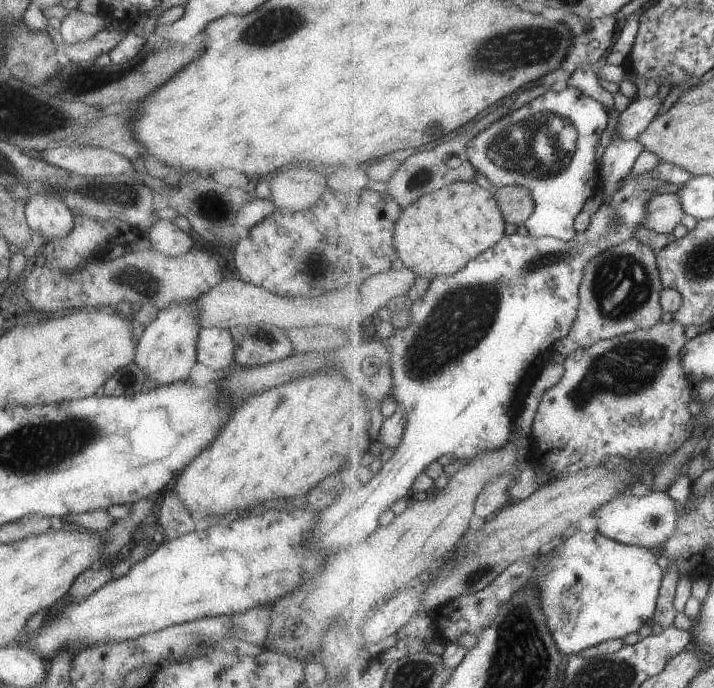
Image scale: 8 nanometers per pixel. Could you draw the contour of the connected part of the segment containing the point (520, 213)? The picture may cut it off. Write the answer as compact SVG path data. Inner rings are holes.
M508 185L494 191L507 224L521 226L535 212L535 202L527 188Z

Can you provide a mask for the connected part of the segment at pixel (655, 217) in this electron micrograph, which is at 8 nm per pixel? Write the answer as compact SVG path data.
M678 193L657 195L651 202L647 202L649 214L645 216L643 226L659 234L669 234L679 226L685 216L681 206L681 196Z

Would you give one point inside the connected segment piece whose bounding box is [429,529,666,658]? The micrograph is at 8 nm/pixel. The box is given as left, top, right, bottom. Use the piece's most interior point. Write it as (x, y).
(594, 588)

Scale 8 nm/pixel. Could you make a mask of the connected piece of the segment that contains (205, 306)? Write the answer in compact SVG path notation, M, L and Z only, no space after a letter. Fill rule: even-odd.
M403 266L400 270L388 270L369 278L361 288L353 290L351 287L335 288L331 292L319 294L317 298L287 298L271 294L268 290L243 282L233 276L200 294L196 300L197 316L199 316L199 328L217 327L230 329L233 326L247 326L249 324L263 323L277 328L305 328L314 326L330 326L331 328L345 328L351 324L361 324L365 313L377 312L387 306L394 298L405 296L413 284L417 282L417 274L409 267Z

